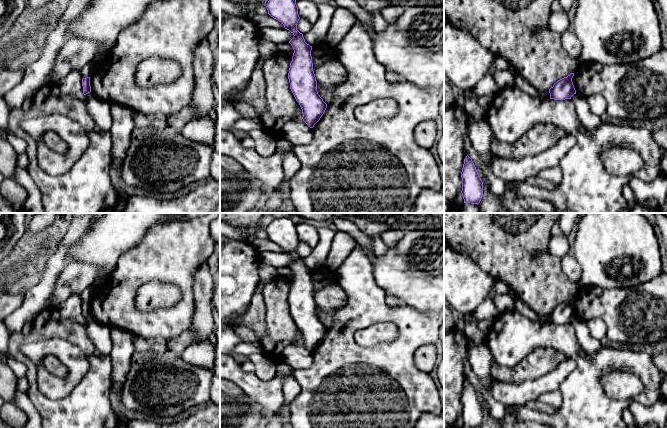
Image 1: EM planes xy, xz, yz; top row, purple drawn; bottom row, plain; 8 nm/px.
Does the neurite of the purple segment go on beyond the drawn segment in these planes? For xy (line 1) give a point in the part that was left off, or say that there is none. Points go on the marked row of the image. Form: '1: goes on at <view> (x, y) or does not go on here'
1: does not go on here

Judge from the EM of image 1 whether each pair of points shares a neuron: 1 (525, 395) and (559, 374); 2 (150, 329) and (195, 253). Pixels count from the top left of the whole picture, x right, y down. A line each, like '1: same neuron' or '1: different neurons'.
1: same neuron
2: same neuron

